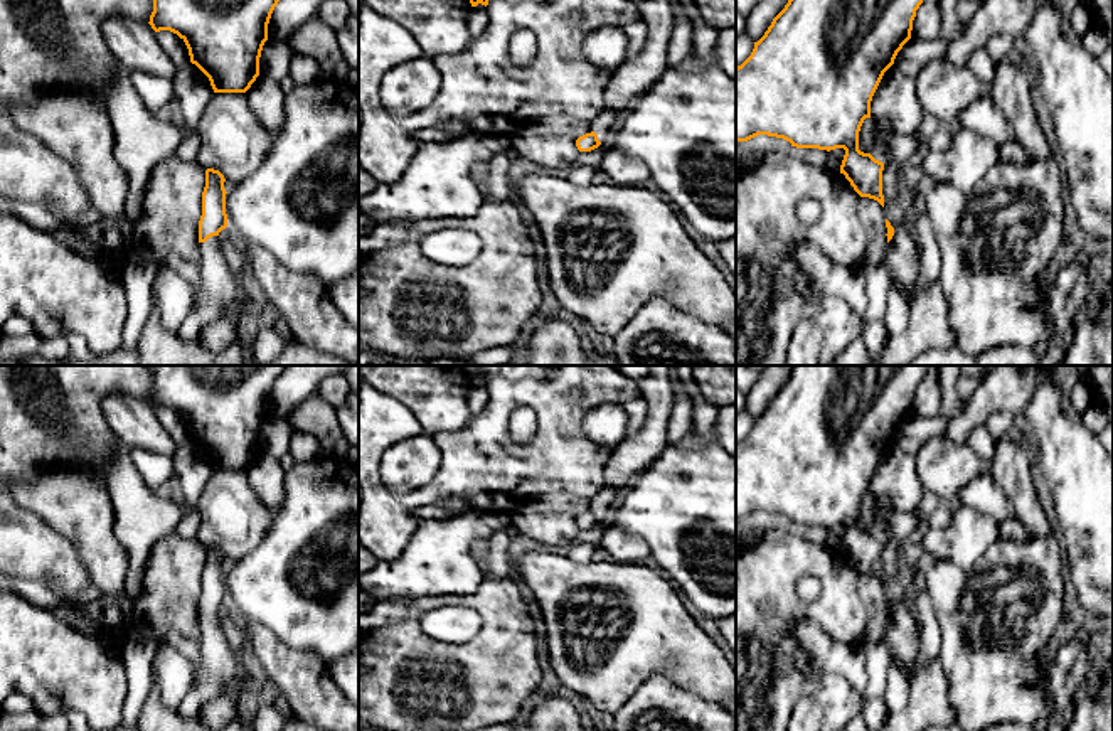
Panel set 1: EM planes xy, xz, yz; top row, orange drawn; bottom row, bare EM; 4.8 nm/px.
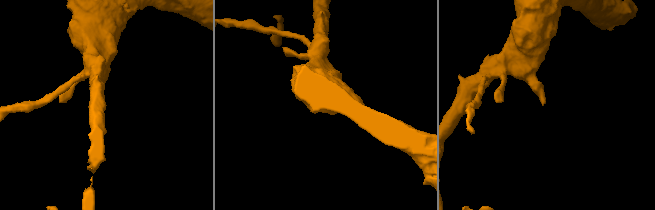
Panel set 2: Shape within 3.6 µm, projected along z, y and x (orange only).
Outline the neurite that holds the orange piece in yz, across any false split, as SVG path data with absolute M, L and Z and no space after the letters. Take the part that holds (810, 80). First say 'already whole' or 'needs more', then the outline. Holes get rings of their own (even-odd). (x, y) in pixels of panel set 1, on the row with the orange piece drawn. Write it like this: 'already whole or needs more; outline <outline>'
already whole; outline M788 0L764 35L754 42L751 56L736 67L736 141L768 135L796 148L844 148L840 173L860 197L874 199L884 207L884 163L859 150L859 131L864 120L871 118L871 101L884 72L911 39L921 3L923 0Z

